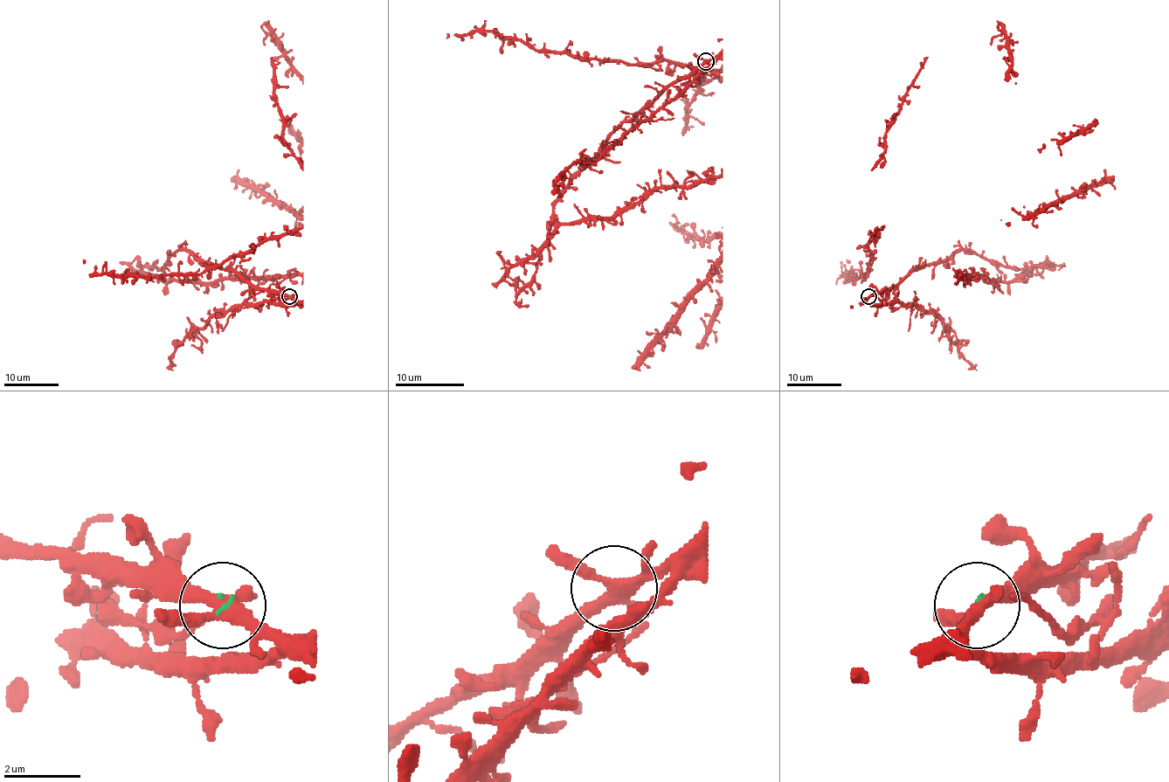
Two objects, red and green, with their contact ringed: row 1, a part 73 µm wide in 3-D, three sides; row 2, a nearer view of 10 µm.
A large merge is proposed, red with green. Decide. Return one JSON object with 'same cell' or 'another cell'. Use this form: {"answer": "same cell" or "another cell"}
{"answer": "another cell"}

